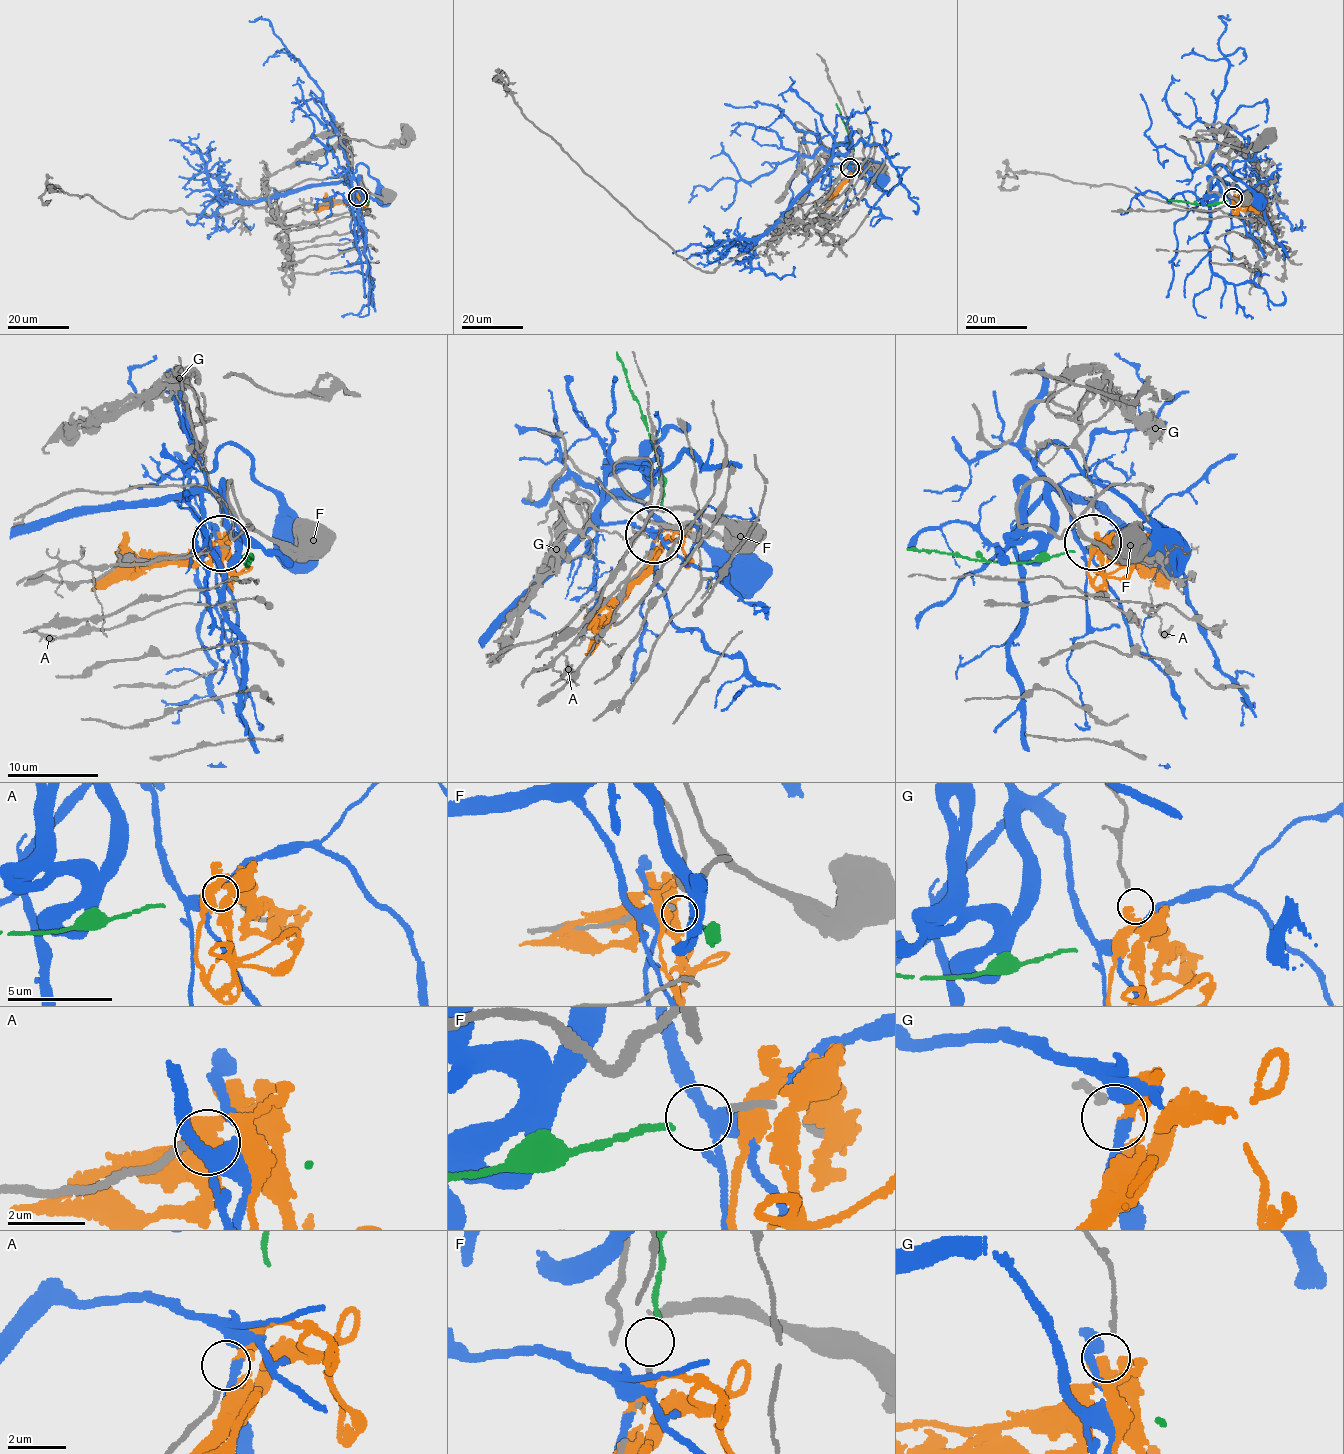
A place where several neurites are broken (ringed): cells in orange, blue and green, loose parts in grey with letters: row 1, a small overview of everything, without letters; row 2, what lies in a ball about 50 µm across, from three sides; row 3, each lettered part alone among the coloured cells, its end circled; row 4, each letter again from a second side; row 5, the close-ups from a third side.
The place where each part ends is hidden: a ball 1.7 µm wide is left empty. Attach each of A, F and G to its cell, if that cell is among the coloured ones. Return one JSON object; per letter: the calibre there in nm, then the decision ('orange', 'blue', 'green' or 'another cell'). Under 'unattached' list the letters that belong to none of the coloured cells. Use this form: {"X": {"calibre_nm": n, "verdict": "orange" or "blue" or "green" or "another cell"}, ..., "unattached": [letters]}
{"A": {"calibre_nm": 180, "verdict": "another cell"}, "F": {"calibre_nm": 180, "verdict": "green"}, "G": {"calibre_nm": 150, "verdict": "orange"}, "unattached": ["A"]}

